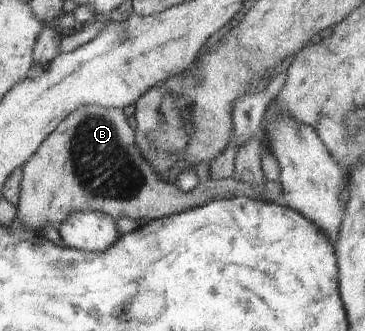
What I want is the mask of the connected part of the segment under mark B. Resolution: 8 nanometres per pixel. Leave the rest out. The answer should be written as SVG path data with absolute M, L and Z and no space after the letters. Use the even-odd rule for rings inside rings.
M87 105L77 108L75 112L71 112L67 118L51 132L50 136L47 136L47 139L39 146L39 149L25 162L22 167L22 180L21 180L21 190L20 190L20 200L19 205L17 206L17 220L25 226L31 226L31 230L39 230L40 233L43 233L43 226L49 224L49 226L55 226L59 230L59 224L65 222L65 218L69 218L69 214L73 212L85 212L85 211L95 211L107 216L111 216L115 221L121 220L121 218L129 218L140 223L153 221L162 217L167 217L176 213L181 213L185 210L204 206L212 201L217 201L220 199L231 199L237 196L245 196L246 198L260 199L263 201L269 201L275 205L284 205L282 198L282 186L278 182L269 182L265 180L261 186L255 186L253 184L245 184L245 182L237 182L233 178L227 178L227 180L221 180L221 178L209 178L205 183L199 183L191 192L183 192L178 188L177 185L172 182L161 181L158 179L158 176L155 174L153 167L139 152L138 146L135 143L134 131L131 129L131 126L127 123L127 117L121 109L115 108L103 108L97 105Z

